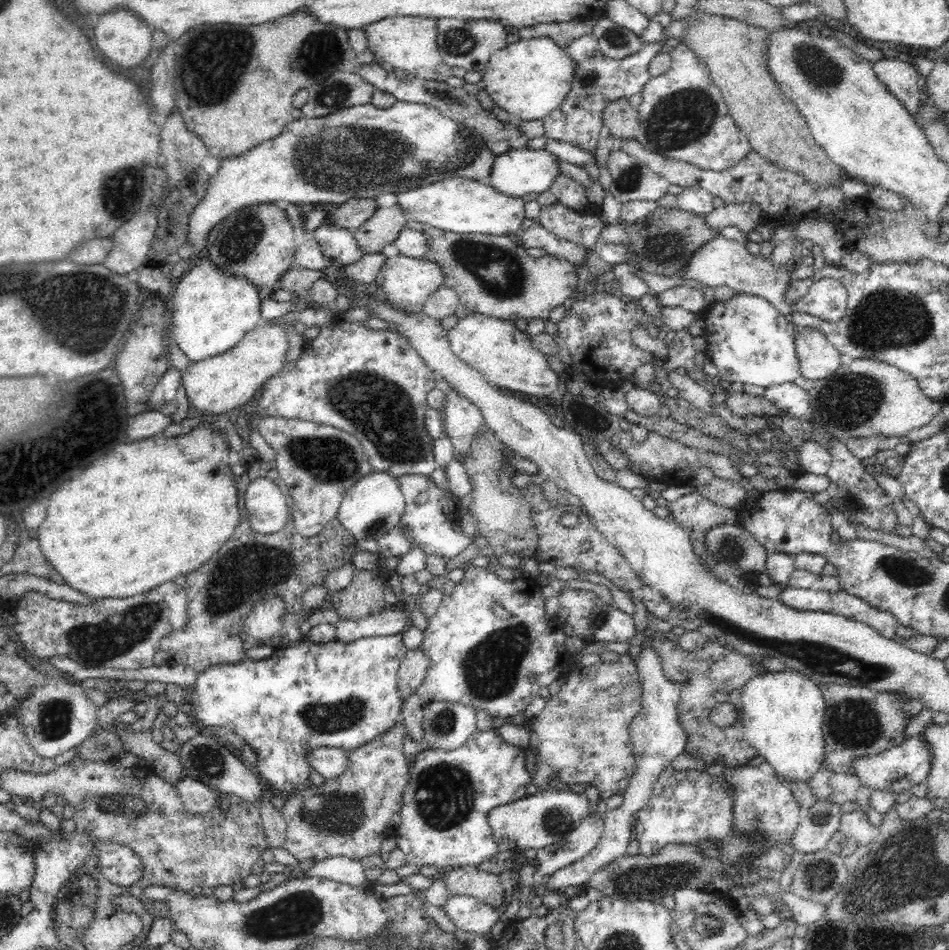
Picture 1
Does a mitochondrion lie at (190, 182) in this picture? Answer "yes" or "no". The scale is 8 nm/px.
no

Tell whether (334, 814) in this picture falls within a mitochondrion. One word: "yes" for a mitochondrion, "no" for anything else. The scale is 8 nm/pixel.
yes

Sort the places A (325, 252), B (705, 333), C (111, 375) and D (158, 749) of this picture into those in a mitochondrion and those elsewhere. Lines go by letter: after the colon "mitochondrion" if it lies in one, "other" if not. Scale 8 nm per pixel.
A: other
B: other
C: other
D: other

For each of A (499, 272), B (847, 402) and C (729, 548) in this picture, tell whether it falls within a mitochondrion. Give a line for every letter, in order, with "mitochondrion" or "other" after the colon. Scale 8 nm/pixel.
A: mitochondrion
B: mitochondrion
C: mitochondrion

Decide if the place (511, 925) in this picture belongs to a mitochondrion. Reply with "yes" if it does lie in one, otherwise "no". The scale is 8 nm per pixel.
no

